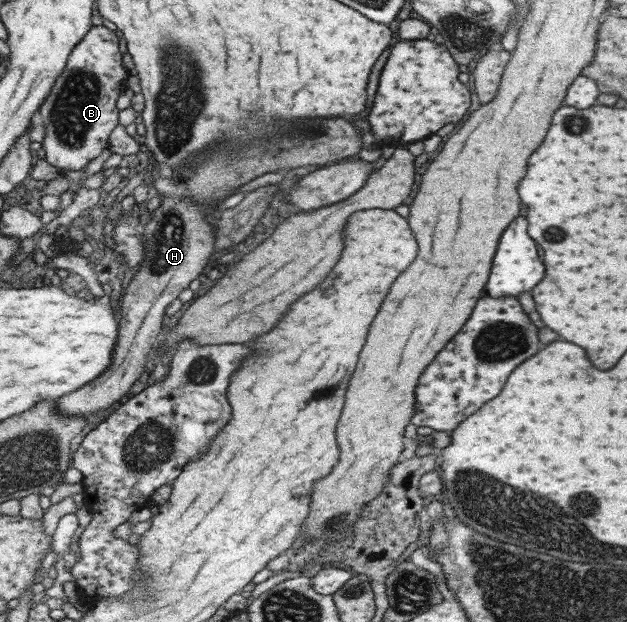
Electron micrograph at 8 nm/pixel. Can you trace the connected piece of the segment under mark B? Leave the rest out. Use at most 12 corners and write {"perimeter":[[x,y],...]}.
{"perimeter":[[92,26],[38,108],[46,161],[79,175],[126,89],[118,37]]}

